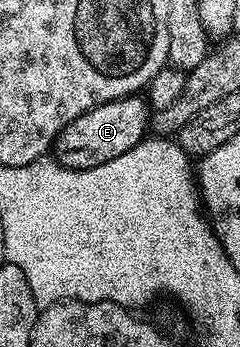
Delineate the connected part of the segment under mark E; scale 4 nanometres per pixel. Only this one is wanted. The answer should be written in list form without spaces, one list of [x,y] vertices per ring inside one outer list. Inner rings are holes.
[[[142,95],[110,100],[77,118],[55,139],[54,159],[66,168],[92,168],[133,150],[149,132],[149,105]]]

